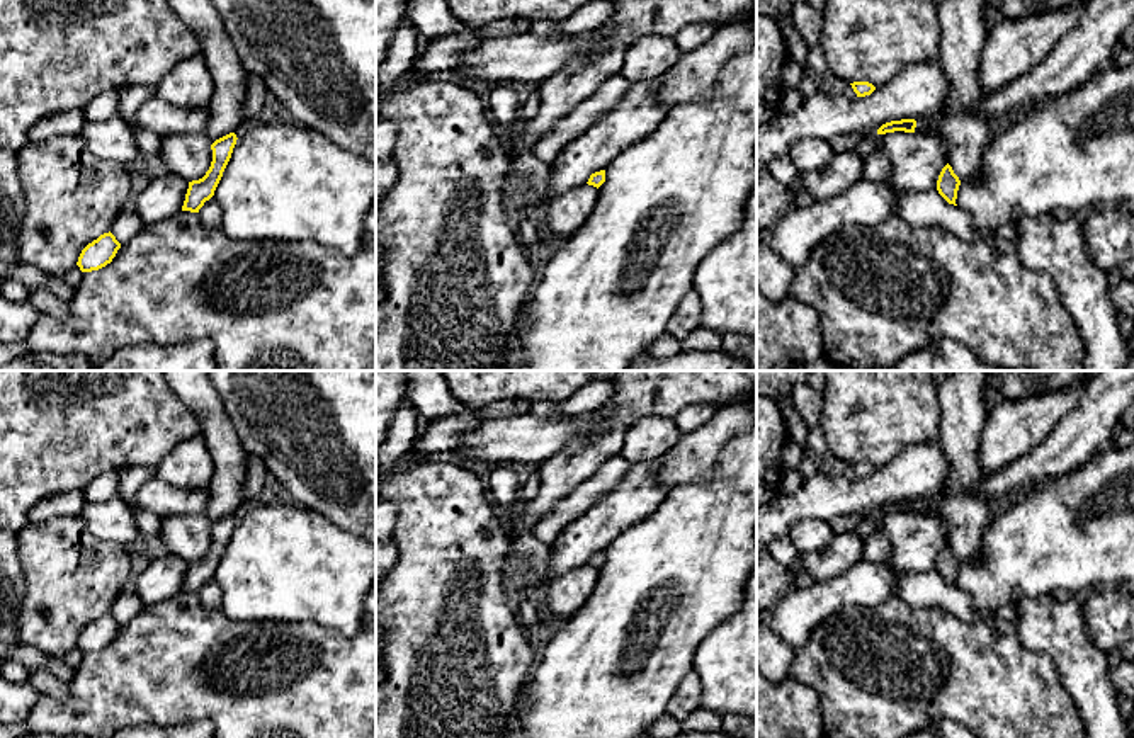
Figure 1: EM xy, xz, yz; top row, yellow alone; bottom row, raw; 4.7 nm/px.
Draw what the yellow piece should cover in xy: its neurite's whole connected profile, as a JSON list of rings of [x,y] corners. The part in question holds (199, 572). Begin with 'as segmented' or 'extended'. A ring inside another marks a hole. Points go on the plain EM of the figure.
as segmented; [[[230,514],[211,525],[213,531],[211,548],[202,559],[189,563],[182,592],[199,593],[204,583],[214,576],[214,571],[231,539],[236,520],[238,520],[236,515]]]

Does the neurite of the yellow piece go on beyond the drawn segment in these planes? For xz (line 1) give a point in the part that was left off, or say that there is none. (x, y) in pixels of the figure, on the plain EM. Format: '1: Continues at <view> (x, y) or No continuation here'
1: No continuation here

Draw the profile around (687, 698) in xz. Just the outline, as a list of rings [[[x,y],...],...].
[[[690,672],[678,685],[675,695],[666,706],[666,712],[682,721],[689,718],[700,706],[702,685],[695,672]]]

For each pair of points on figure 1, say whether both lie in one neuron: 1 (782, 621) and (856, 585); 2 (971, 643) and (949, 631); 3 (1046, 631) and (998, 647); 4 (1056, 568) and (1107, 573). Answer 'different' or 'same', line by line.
1: same
2: same
3: different
4: same

